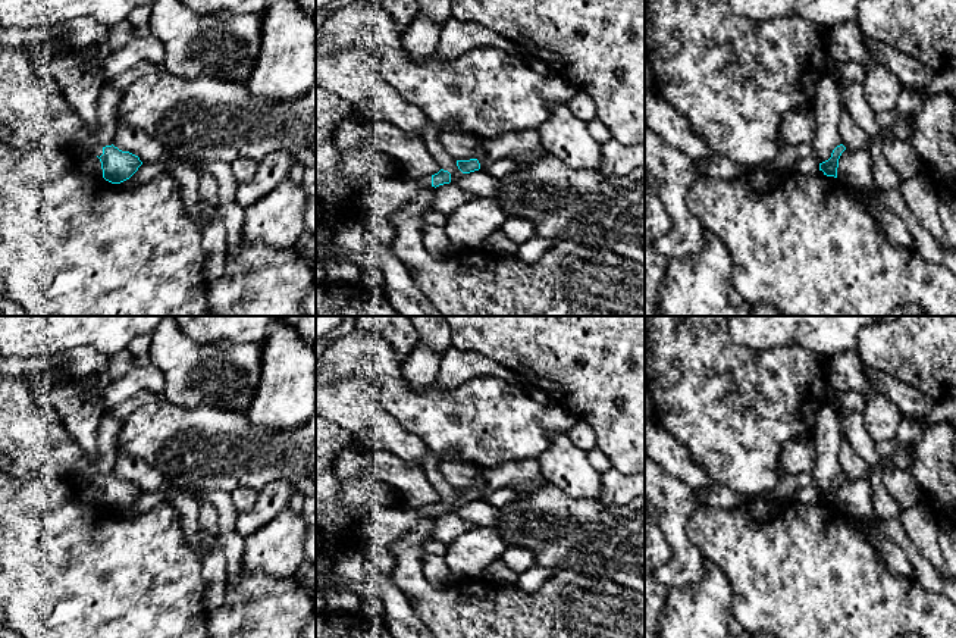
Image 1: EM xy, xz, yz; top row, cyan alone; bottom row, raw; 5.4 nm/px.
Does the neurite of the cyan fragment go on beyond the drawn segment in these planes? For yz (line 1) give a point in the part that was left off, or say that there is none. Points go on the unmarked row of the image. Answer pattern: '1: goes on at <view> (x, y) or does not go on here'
1: does not go on here

